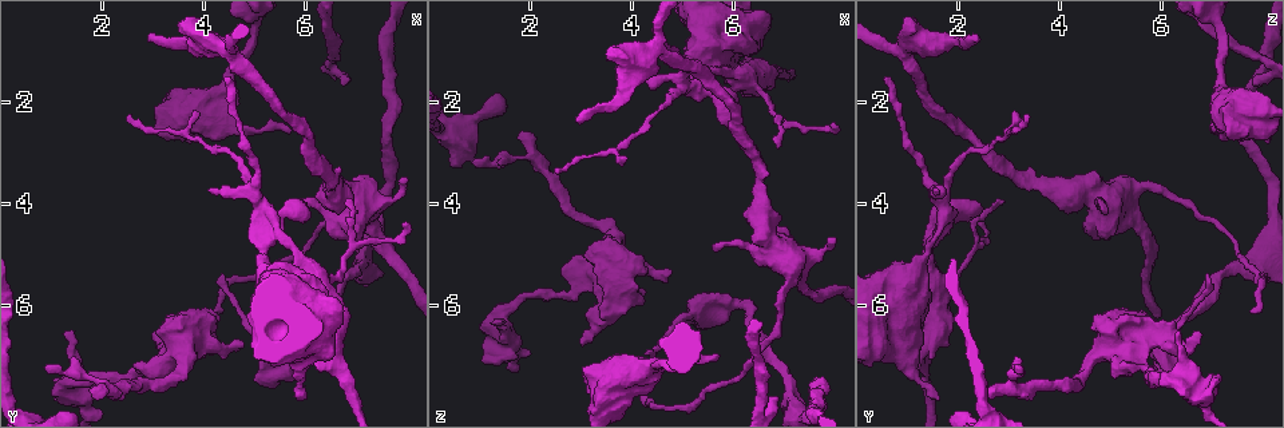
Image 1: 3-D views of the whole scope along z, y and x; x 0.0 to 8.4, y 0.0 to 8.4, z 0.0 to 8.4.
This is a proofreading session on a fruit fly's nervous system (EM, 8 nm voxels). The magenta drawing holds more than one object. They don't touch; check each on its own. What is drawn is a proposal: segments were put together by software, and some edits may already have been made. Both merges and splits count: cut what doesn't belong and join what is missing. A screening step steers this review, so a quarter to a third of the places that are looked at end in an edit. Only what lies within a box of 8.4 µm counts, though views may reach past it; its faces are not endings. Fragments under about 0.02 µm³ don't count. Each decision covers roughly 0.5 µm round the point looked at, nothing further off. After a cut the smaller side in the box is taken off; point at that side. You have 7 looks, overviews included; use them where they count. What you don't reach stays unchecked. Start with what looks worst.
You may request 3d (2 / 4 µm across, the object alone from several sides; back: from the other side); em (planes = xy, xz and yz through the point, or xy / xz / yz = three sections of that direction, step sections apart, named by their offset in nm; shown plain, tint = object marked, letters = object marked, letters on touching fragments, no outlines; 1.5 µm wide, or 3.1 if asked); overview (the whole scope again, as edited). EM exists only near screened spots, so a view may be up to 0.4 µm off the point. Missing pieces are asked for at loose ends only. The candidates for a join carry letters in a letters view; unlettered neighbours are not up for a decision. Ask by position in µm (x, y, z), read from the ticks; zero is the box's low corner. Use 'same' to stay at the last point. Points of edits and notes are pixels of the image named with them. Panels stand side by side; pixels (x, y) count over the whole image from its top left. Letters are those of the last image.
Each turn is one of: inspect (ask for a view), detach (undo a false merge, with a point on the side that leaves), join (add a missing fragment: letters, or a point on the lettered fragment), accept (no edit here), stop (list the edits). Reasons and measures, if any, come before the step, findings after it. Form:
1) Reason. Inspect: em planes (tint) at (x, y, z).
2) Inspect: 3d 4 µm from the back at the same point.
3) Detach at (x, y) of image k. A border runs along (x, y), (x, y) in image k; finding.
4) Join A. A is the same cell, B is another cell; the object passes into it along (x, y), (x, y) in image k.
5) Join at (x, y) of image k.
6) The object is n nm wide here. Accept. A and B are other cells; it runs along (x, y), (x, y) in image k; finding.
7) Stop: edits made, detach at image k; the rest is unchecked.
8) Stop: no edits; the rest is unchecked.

End of a long branch. Inspect: em planes (letters) at (6.65, 1.65, 7.80).

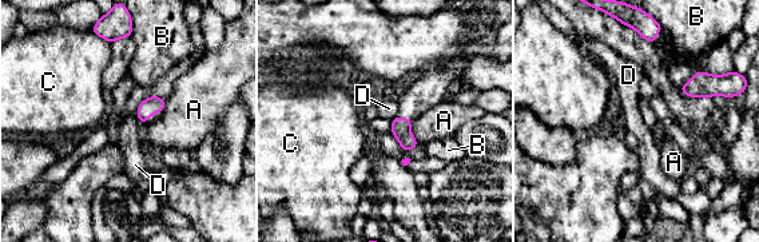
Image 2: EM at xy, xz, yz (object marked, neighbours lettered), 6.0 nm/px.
The longest contact is with A, 160 nm. Accept. A, B, C and D are other cells; a border runs along (135, 112), (140, 120) in image 2; no lettered fragment goes on from it.

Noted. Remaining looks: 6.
A fork. Inspect: em yz step 8 (tint) at (5.00, 3.90, 1.75).

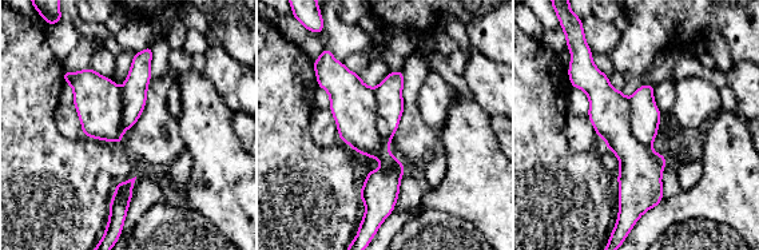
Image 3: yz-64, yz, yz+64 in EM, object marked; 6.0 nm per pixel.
Inspect: em planes (letters) at the same point.

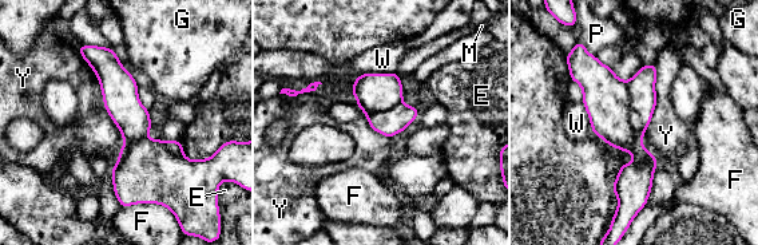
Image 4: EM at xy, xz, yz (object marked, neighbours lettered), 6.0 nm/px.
The object is 220 nm wide here. Detach at (643, 99) of image 4. E, F, G, M, P, W and Y are other cells; two neurons meet here.

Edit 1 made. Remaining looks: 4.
Redraw. Inspect: overview.

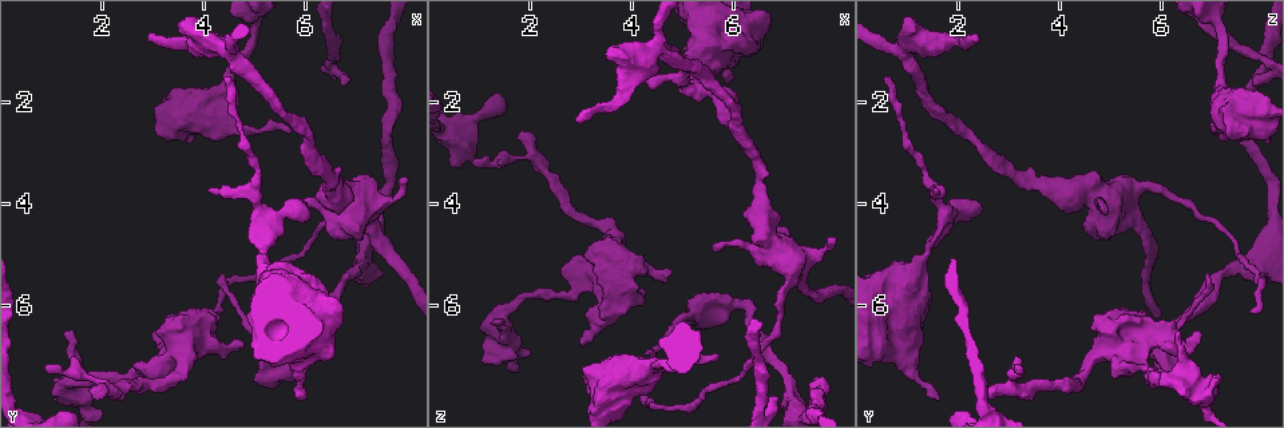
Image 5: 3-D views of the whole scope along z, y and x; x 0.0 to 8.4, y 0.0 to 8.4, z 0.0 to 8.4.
An open end. Inspect: em xy step 4 (letters) at (2.90, 0.80, 2.35).

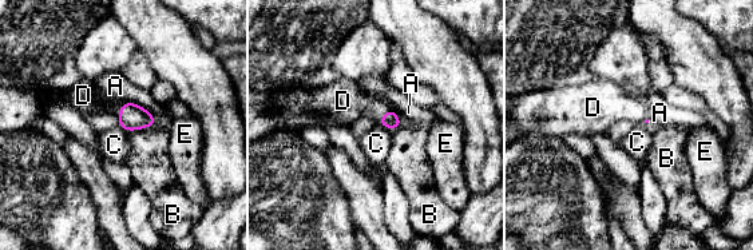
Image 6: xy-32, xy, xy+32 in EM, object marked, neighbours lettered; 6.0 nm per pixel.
Join D. D is the same cell, A, B, C and E are other cells; the object passes into it along (389, 119), (384, 115), (345, 102) in image 6; the neuron continues.

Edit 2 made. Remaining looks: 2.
Stop: edits made, detach at image 4, join at image 6; the rest is unchecked.

